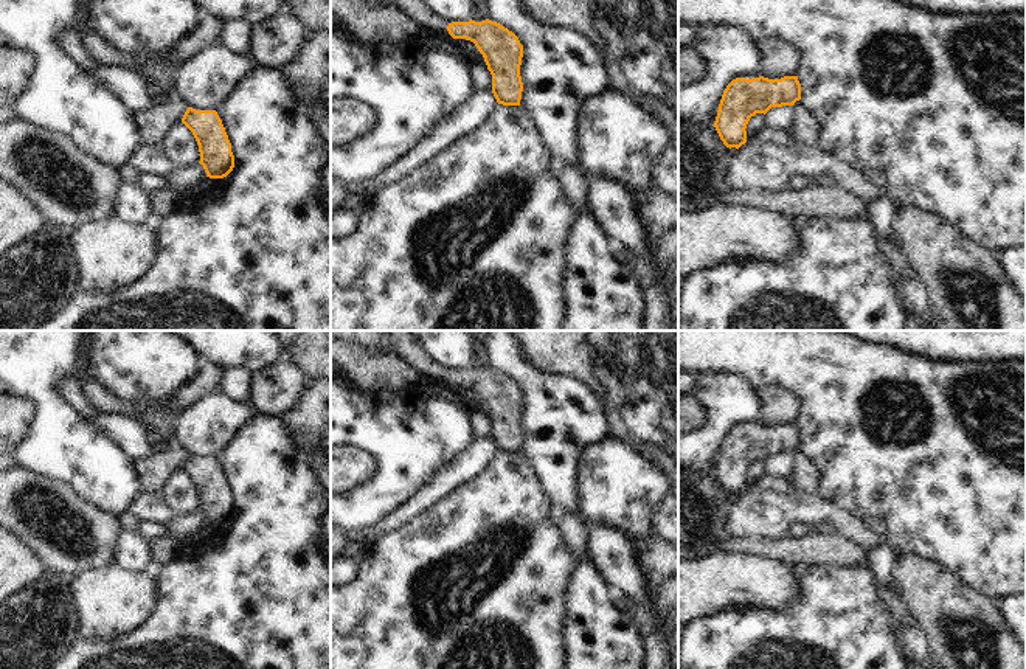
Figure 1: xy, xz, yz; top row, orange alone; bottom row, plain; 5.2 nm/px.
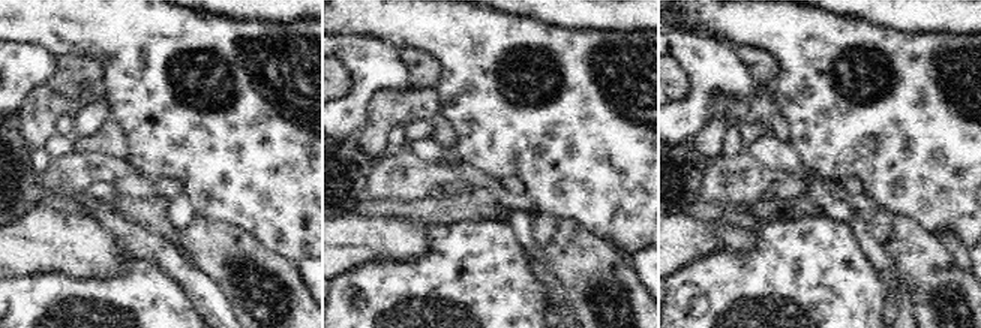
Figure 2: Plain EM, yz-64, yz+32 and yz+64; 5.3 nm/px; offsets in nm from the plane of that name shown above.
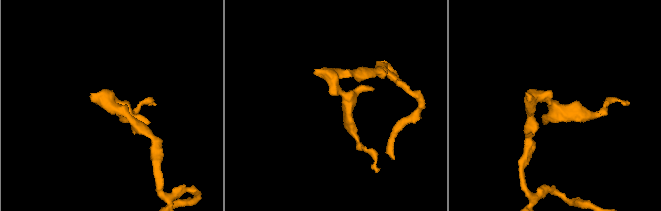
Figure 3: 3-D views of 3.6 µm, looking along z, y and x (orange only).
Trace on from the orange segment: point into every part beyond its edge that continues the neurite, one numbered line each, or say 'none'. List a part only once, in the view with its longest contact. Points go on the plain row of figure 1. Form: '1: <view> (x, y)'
1: xz (401, 342).

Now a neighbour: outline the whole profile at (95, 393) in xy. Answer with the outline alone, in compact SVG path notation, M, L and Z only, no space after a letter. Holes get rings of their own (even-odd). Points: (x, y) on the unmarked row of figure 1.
M85 377L81 380L81 390L88 404L99 410L102 414L118 414L124 418L133 418L141 422L140 410L130 402L120 400L109 393L99 382Z

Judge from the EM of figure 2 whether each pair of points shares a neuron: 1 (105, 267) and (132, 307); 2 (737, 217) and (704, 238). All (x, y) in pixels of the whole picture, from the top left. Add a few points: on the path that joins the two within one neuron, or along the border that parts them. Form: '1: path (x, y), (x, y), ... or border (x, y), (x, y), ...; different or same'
1: border (129, 265), (123, 273), (110, 279), (77, 279); different
2: border (717, 220), (722, 226), (746, 231), (758, 226); different

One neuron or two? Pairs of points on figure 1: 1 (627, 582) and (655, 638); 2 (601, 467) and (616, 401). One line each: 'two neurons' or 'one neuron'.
1: one neuron
2: two neurons

